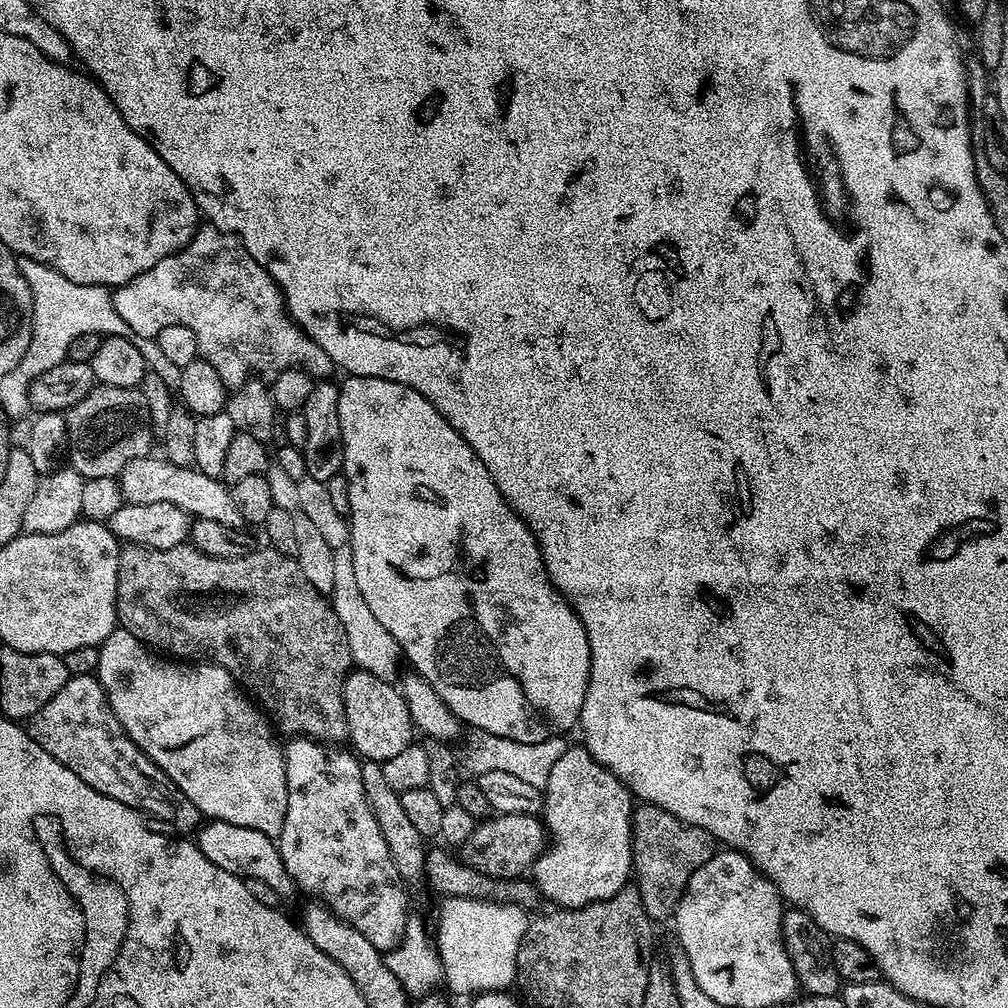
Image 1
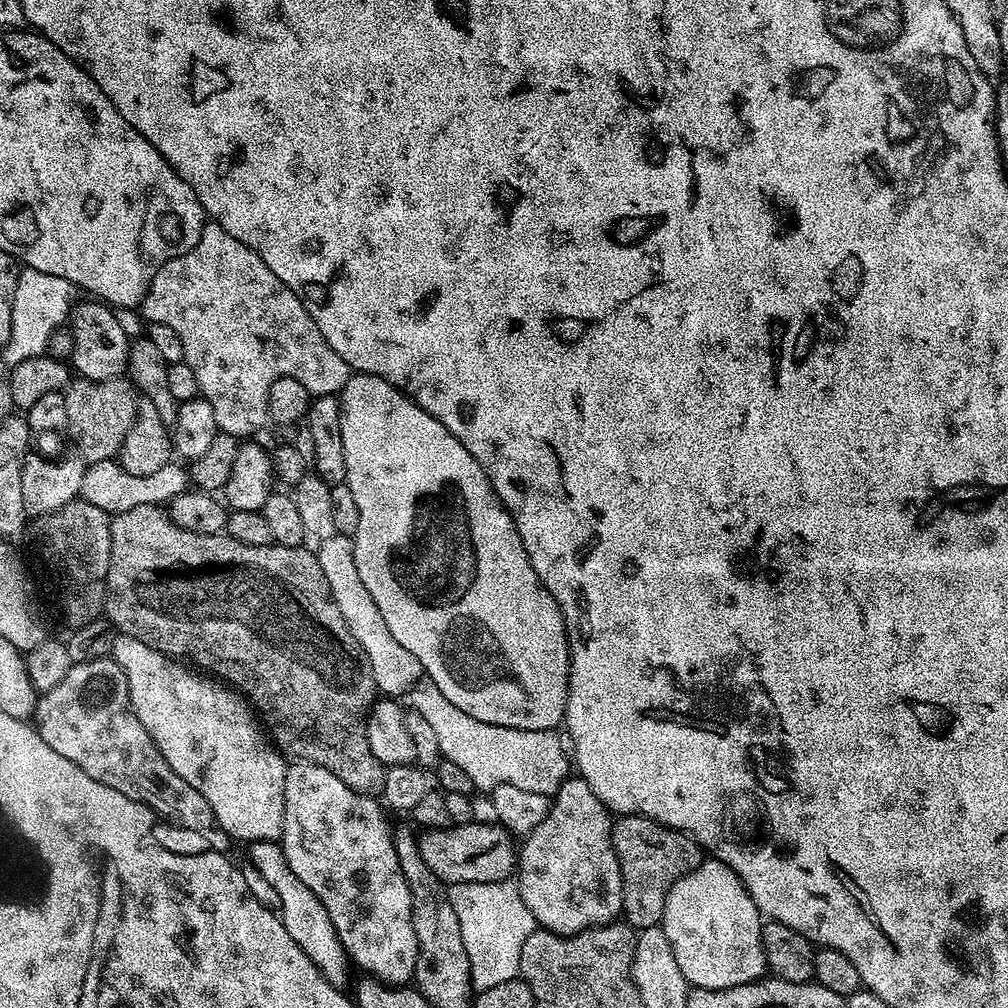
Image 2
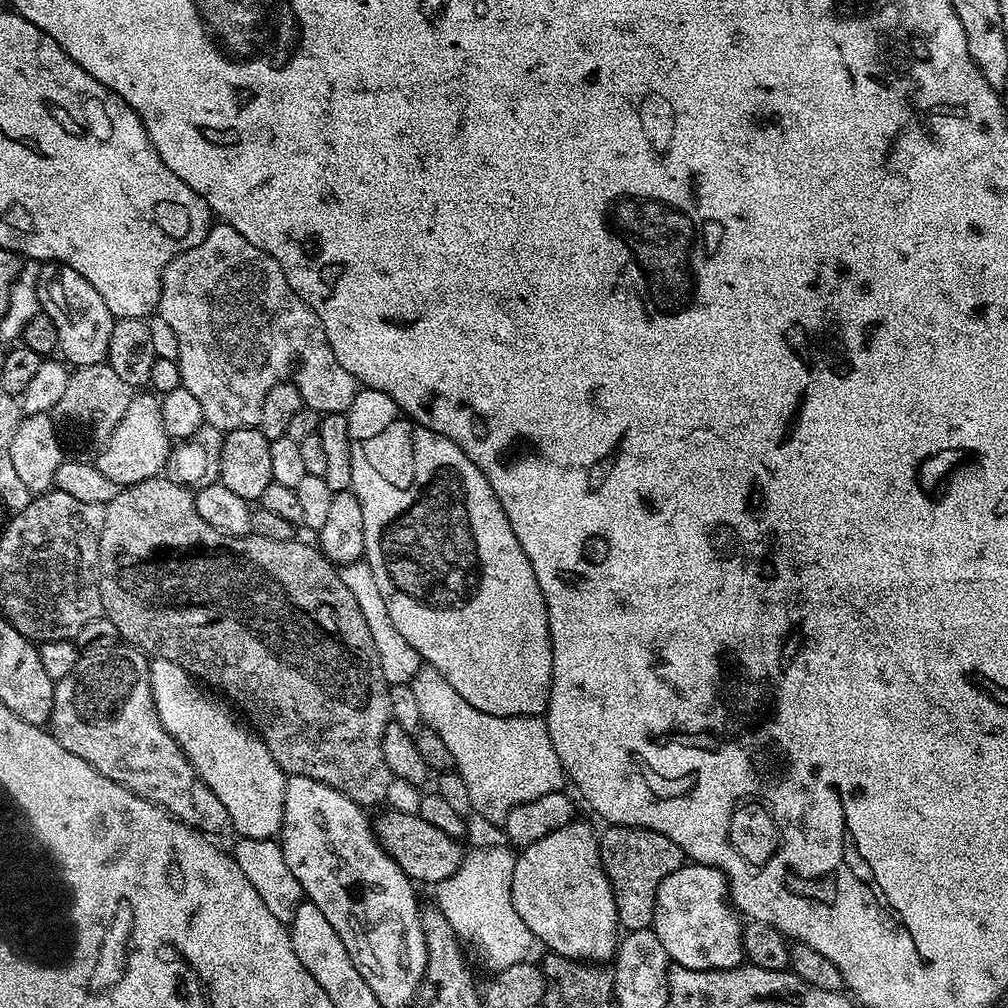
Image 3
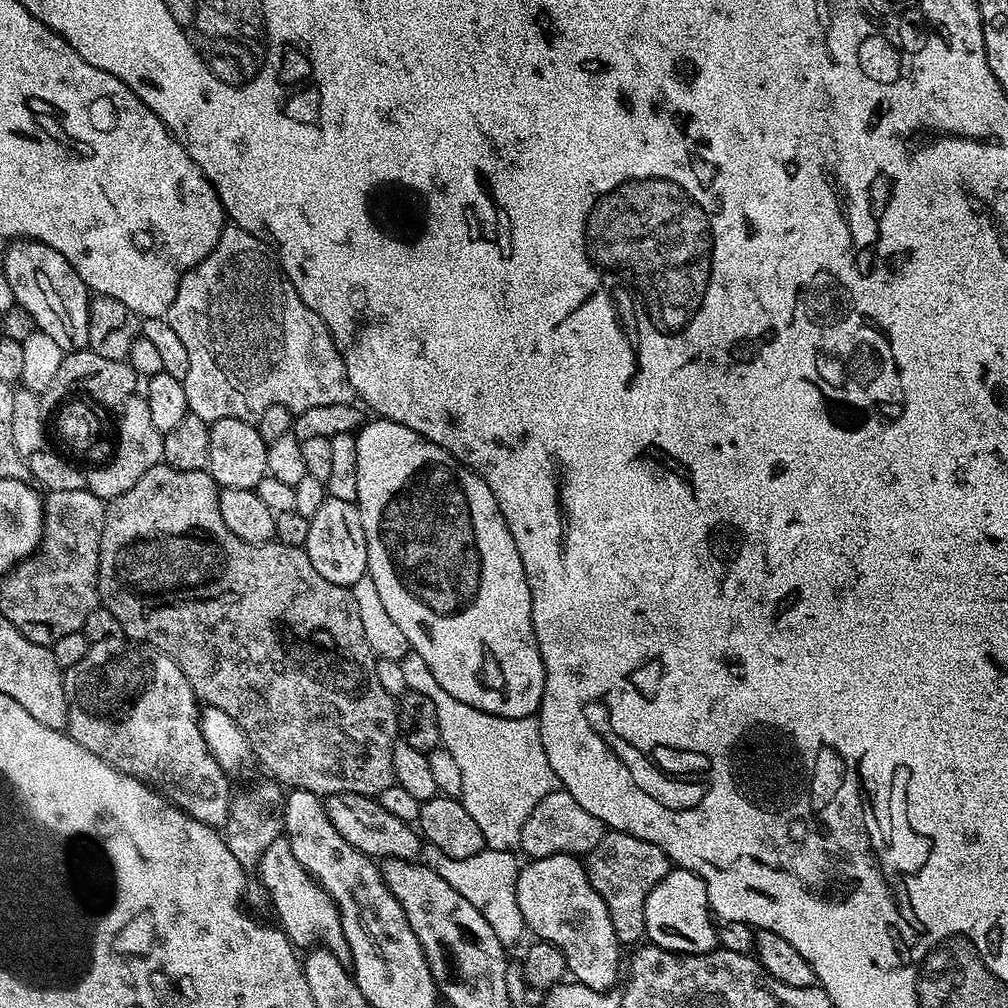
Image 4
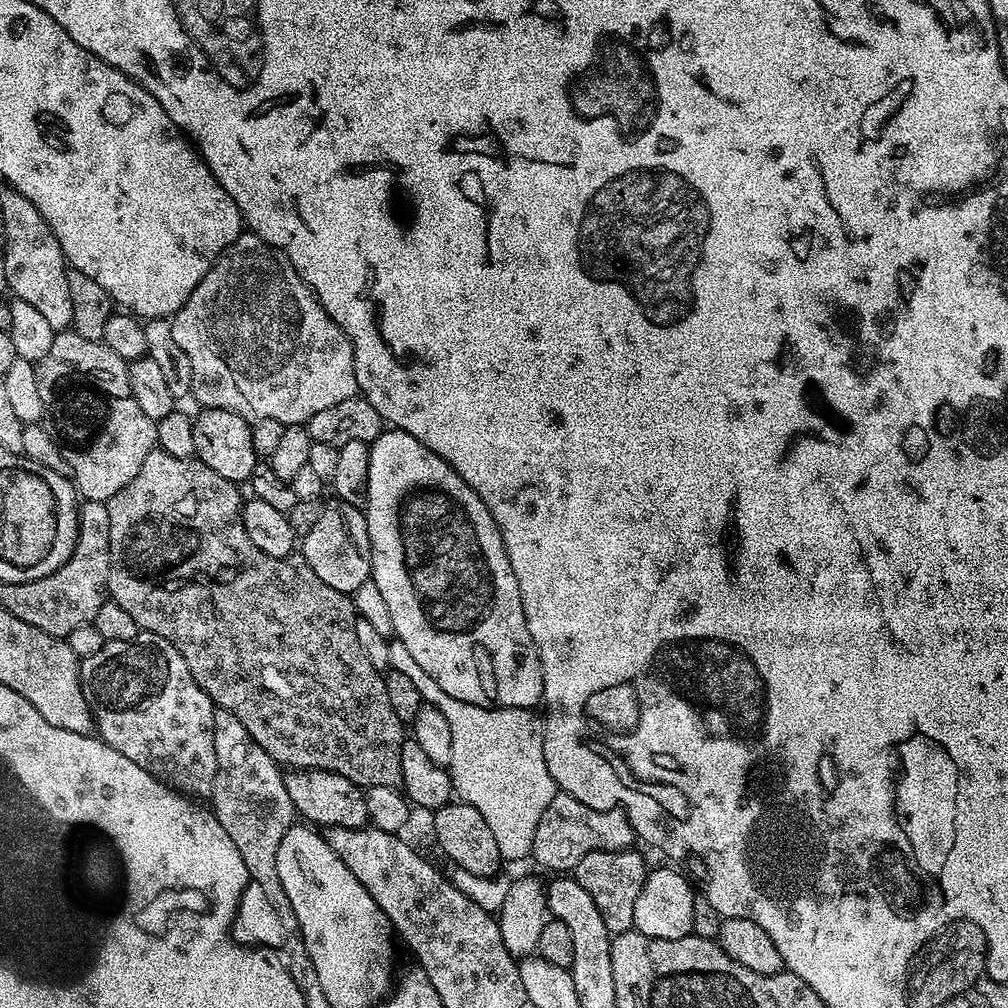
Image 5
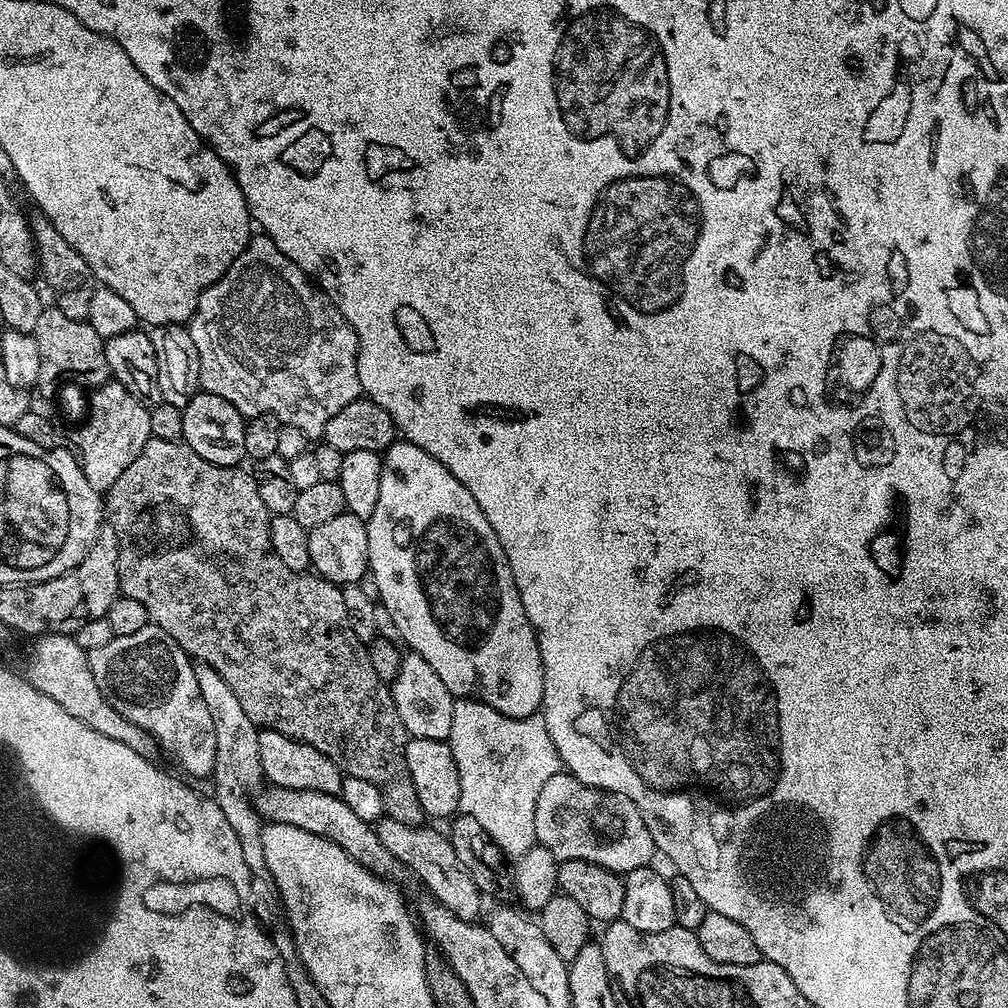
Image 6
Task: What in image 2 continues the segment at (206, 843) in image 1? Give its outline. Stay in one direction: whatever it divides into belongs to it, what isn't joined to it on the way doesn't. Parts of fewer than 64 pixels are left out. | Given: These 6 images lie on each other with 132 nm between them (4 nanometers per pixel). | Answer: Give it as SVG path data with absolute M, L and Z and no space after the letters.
M254 840L247 848L248 856L252 859L249 860L251 867L256 868L262 874L262 878L266 878L270 886L274 886L274 890L278 890L278 915L286 926L286 934L294 938L294 942L307 954L308 960L314 962L314 966L323 974L326 982L330 982L335 988L347 989L350 957L342 946L338 930L334 930L334 922L330 922L330 914L326 914L326 906L322 906L318 894L314 894L314 890L310 890L310 886L306 886L306 882L302 882L302 878L298 878L294 870L290 870L290 862L286 862L284 848L279 842Z

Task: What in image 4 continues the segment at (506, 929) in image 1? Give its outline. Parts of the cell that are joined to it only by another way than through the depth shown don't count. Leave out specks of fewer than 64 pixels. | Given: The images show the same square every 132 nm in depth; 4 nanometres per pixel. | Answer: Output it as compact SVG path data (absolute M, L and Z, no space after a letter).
M428 846L423 849L422 856L428 867L442 874L442 878L446 878L446 882L450 882L450 886L454 886L454 890L458 890L458 894L462 894L462 898L472 903L478 909L478 914L490 922L490 930L498 934L505 946L512 946L526 936L522 910L518 910L516 883L521 865L516 864L516 852L485 848L483 852L474 854L474 858L450 858L437 848Z

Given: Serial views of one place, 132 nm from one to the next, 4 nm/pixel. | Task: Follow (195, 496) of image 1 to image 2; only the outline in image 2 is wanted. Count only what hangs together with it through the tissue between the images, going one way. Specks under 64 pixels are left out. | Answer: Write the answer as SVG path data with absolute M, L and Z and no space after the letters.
M115 459L88 464L84 469L80 496L86 502L98 506L98 510L109 514L134 510L134 506L146 506L147 504L164 506L178 494L189 491L189 473L185 469L183 472L179 466L181 467L179 463L173 462L162 466L162 470L154 470L154 474L139 476L130 474Z

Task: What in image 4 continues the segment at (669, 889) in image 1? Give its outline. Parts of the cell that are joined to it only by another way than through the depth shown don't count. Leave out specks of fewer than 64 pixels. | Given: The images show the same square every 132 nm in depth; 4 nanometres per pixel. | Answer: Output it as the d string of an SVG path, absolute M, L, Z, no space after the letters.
M608 830L602 842L587 852L586 867L590 886L602 894L602 902L606 902L606 910L610 910L610 923L614 925L614 934L621 945L639 945L645 939L646 898L650 898L650 890L654 890L654 886L658 886L670 871L668 855L654 846L654 842Z

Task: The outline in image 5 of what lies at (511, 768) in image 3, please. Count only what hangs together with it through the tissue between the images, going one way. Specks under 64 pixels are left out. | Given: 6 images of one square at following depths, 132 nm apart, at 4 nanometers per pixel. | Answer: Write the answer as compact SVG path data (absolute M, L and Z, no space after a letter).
M389 639L388 649L389 669L406 674L406 678L410 678L414 686L418 686L424 701L438 709L442 718L446 718L446 726L450 726L451 757L447 770L448 775L452 777L453 793L463 803L474 806L474 810L478 810L482 818L486 818L486 826L490 826L494 842L498 842L501 861L524 859L527 861L532 855L538 822L558 791L554 778L546 766L543 719L531 708L483 708L470 702L458 702L458 698L450 698L450 694L446 694L442 686L438 686L438 682L434 682L434 678L430 678L430 674L426 674L426 670L422 670L422 666L418 666L414 658L410 658L410 650L406 650L406 646L402 646L400 640Z

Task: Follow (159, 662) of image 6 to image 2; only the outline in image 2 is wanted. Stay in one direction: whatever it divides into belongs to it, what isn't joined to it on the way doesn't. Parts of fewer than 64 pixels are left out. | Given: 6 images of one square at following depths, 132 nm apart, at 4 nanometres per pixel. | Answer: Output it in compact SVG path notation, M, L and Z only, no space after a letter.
M107 656L98 658L94 662L82 662L73 664L72 669L54 686L54 690L43 693L37 699L36 711L34 713L34 727L36 733L62 758L70 758L74 766L86 770L94 782L102 782L102 786L110 786L118 790L118 794L126 794L126 798L136 800L143 804L145 809L157 812L168 820L173 820L180 828L189 828L192 832L204 836L204 840L211 849L224 850L230 844L230 838L218 826L214 818L214 810L210 810L210 802L190 786L190 782L182 782L174 770L162 758L158 746L146 734L142 722L132 713L132 707L128 701L128 683L124 681L124 672L118 666L118 662Z

